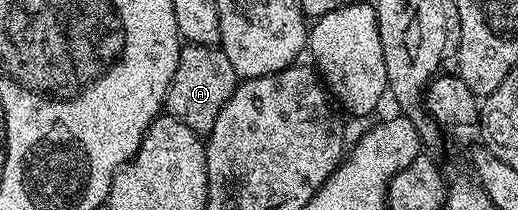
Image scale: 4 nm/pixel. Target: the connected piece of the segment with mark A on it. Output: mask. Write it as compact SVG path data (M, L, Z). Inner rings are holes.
M186 43L178 58L176 73L172 73L172 81L168 85L165 114L184 121L184 125L188 125L188 129L196 134L209 136L212 125L216 125L216 117L220 117L220 109L224 109L228 97L232 97L239 82L237 73L232 69L232 61L228 61L221 46Z

